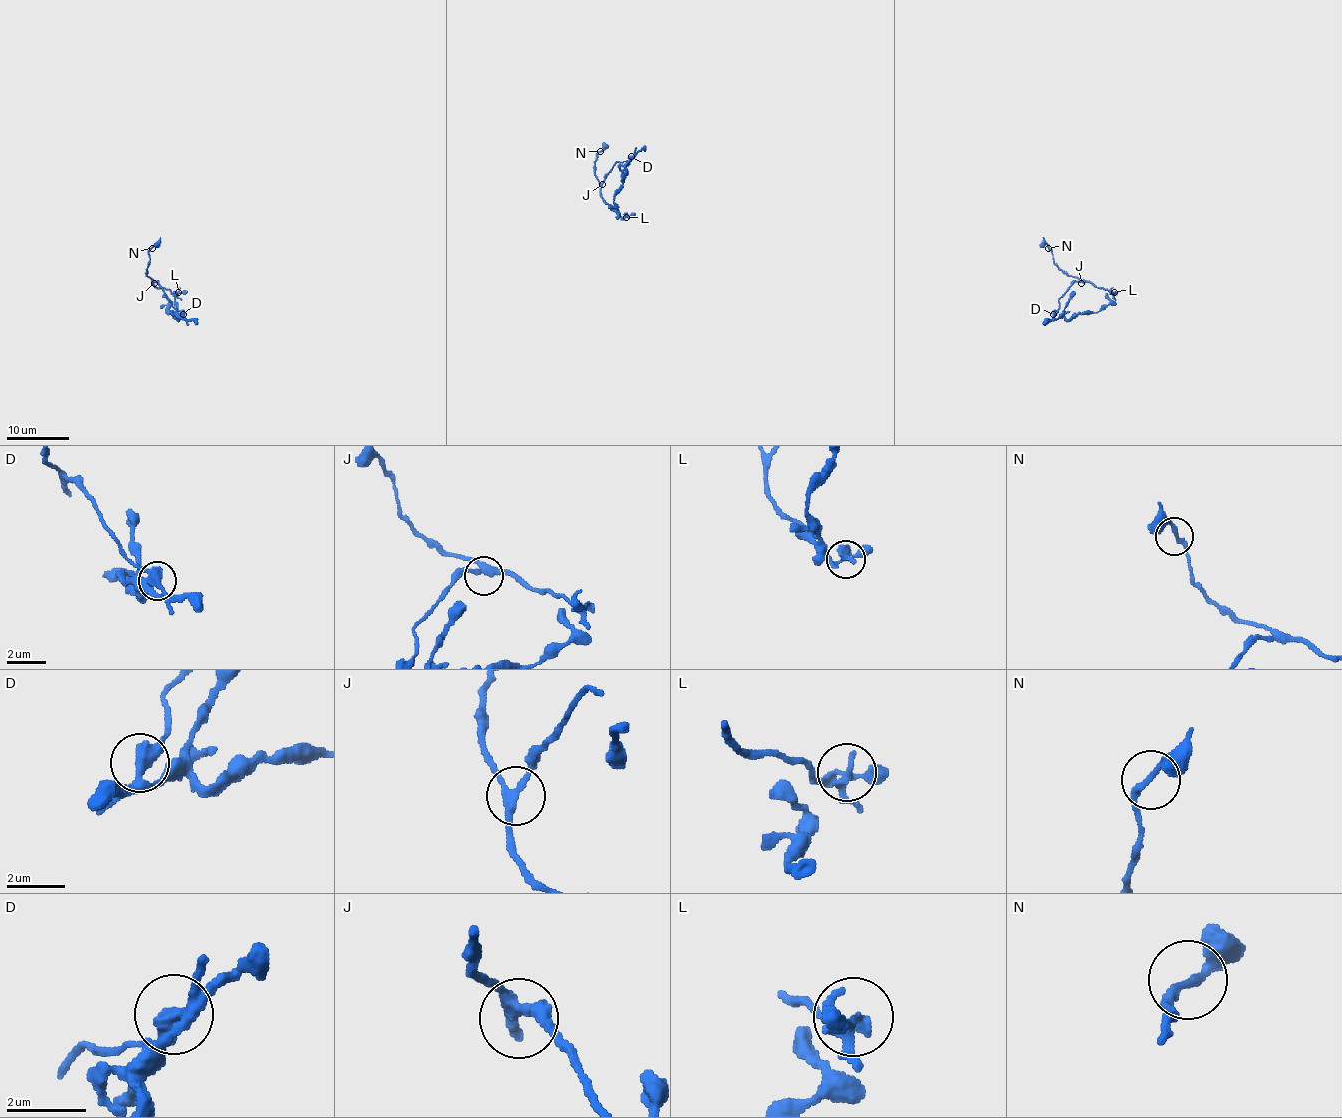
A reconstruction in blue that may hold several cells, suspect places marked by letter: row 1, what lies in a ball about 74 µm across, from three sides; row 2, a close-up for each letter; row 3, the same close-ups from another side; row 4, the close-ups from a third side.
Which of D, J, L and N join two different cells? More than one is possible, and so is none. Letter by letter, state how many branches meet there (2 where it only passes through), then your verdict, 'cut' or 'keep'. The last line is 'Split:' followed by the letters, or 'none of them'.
D: 3 | cut
J: 3 | keep
L: 4 | keep
N: 2 | keep
Split: D

